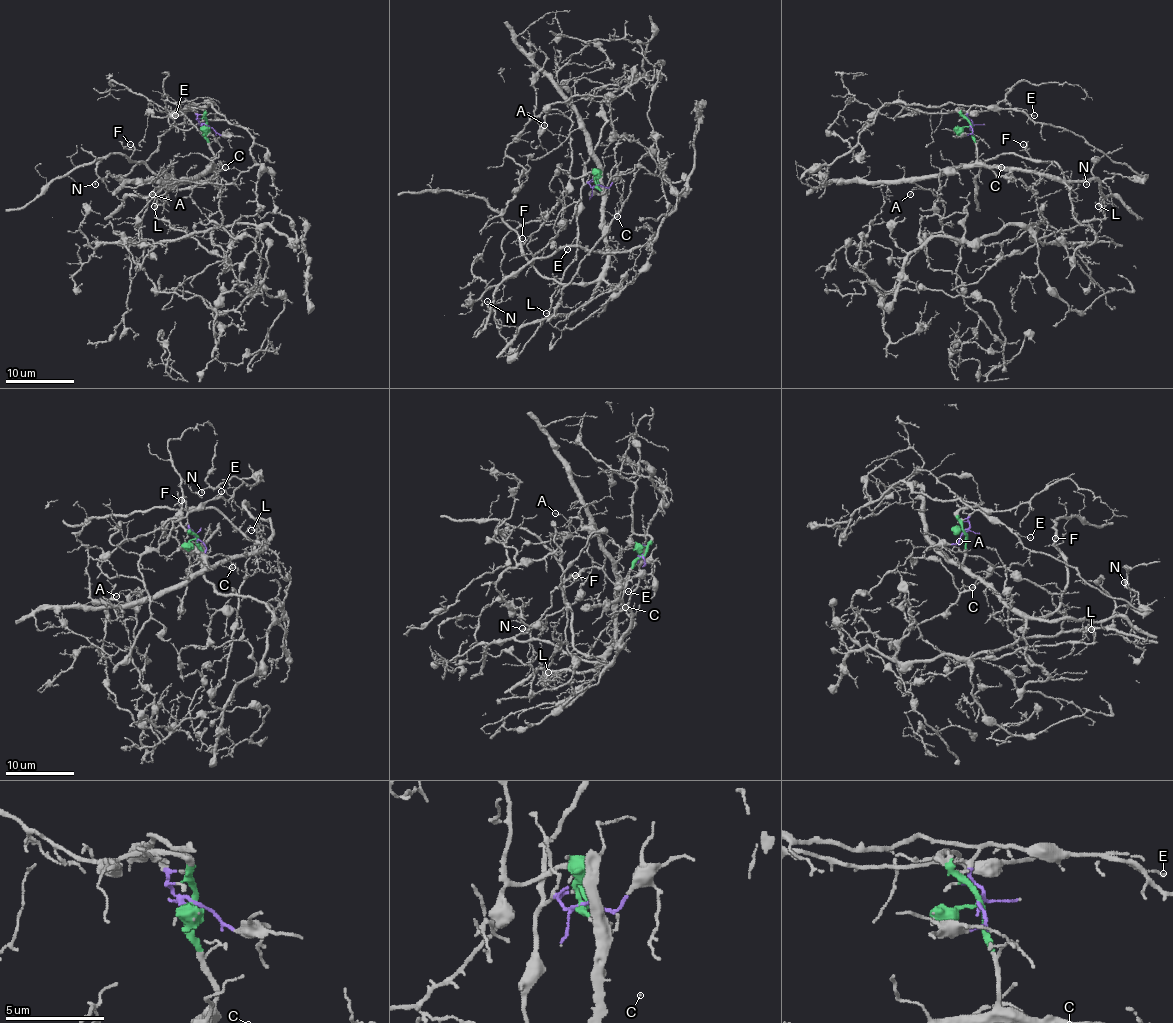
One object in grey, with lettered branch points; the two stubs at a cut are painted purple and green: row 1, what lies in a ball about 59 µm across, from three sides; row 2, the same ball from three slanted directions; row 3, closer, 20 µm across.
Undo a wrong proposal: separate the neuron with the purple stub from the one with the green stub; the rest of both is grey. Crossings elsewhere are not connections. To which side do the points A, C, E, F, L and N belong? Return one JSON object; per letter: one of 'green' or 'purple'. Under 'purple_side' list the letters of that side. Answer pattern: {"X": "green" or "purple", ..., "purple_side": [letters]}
{"A": "green", "C": "green", "E": "purple", "F": "green", "L": "green", "N": "purple", "purple_side": ["E", "N"]}

